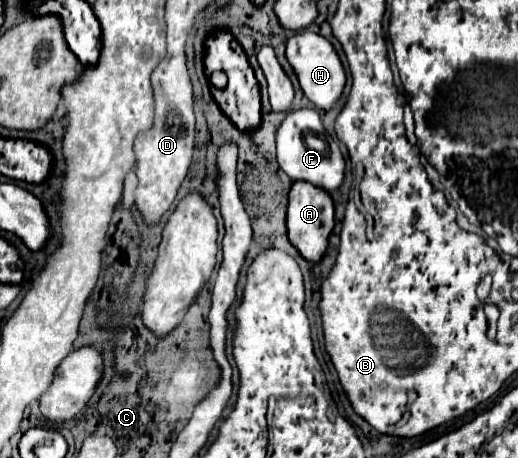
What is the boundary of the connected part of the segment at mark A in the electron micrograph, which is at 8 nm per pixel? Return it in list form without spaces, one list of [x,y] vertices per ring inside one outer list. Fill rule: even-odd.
[[[296,181],[290,189],[286,225],[288,225],[288,239],[300,251],[300,255],[310,263],[322,261],[326,247],[328,247],[328,237],[334,229],[334,205],[332,205],[328,191],[312,185],[312,183]]]

